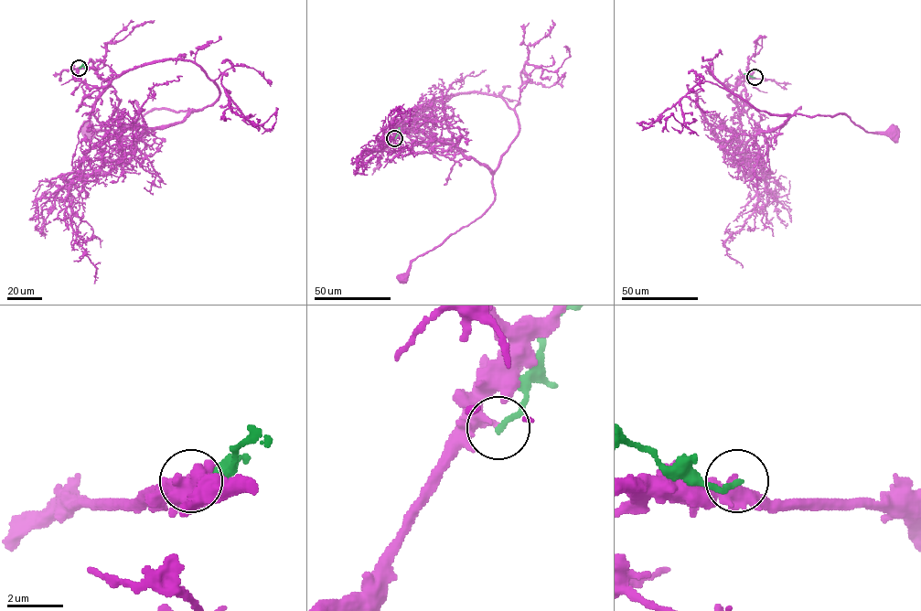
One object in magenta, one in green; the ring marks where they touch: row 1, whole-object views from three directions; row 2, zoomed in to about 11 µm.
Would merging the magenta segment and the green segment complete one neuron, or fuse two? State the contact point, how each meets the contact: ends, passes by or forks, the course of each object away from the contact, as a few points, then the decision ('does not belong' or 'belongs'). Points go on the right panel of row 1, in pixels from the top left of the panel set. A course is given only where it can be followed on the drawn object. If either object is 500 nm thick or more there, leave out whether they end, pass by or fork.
(755, 77) | magenta ends | green ends | magenta via (755, 77), (741, 77), (730, 90), (709, 69), (727, 90), (773, 114), (844, 113), (867, 132), (894, 132) | green via (755, 77), (744, 74) | does not belong

